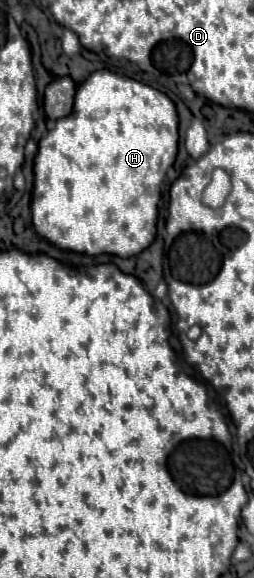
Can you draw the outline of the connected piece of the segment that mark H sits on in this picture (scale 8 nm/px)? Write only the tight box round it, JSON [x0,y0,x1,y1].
[31,69,177,257]

